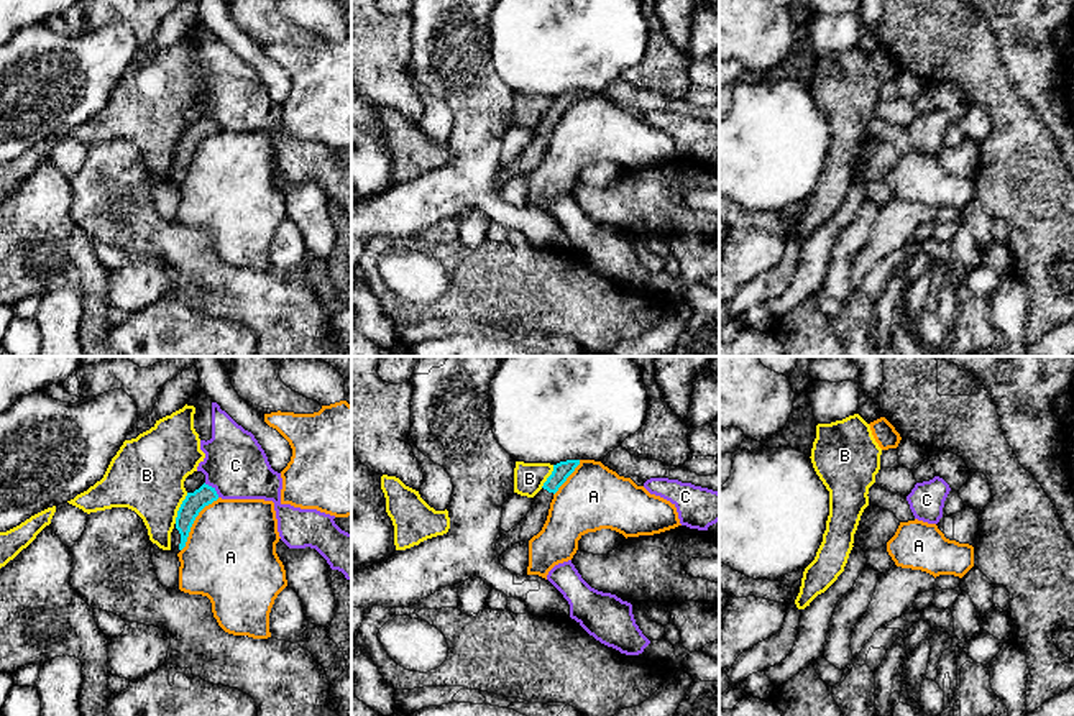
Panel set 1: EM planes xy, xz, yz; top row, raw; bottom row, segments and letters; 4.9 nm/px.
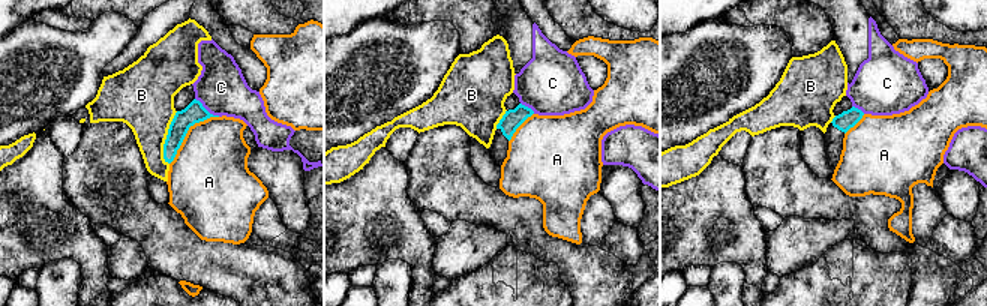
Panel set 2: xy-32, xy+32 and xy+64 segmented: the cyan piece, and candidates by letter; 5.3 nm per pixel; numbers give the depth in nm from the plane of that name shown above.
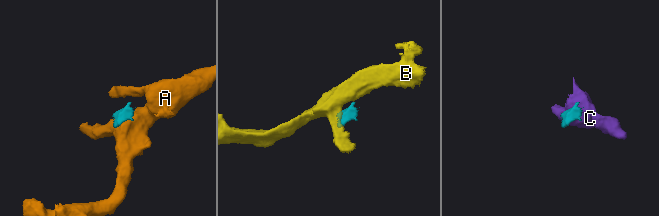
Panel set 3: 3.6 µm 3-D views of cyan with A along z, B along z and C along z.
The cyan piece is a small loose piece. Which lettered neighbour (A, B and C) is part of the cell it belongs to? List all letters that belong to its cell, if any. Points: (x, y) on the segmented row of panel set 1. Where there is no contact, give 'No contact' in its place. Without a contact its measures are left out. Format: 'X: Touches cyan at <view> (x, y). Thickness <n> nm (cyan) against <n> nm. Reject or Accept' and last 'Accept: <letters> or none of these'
A: Touches cyan at xy (192, 523). Thickness 100 nm (cyan) against 460 nm. Reject
B: Touches cyan at xy (179, 508). Thickness 100 nm (cyan) against 360 nm. Reject
C: Touches cyan at xy (212, 488). Thickness 100 nm (cyan) against 300 nm. Reject
Accept: none of these

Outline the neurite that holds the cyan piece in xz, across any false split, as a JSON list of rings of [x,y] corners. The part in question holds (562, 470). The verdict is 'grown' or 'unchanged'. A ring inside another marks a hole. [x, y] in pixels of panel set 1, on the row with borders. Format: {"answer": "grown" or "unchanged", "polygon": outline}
{"answer": "grown", "polygon": [[[567,460],[553,465],[552,475],[544,483],[542,489],[532,498],[532,509],[527,516],[514,526],[509,532],[503,532],[496,544],[498,555],[504,553],[516,544],[530,540],[537,535],[548,516],[550,503],[558,488],[580,465],[580,460]]]}

